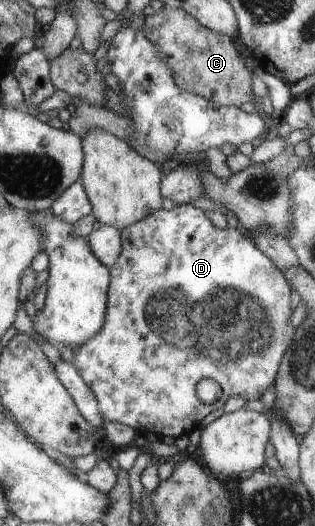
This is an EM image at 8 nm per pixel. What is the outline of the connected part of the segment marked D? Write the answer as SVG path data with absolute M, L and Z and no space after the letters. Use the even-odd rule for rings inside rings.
M178 203L175 204L171 210L166 210L163 208L158 209L156 210L156 212L151 212L148 216L145 216L142 220L139 220L138 222L127 226L126 228L123 228L121 231L121 239L122 244L120 256L118 256L116 264L113 264L109 268L111 281L107 292L108 298L107 310L105 312L105 324L103 327L100 327L100 330L93 337L90 337L89 339L86 339L82 344L79 344L77 346L77 350L76 348L72 350L75 361L71 366L69 366L69 368L72 368L80 373L80 376L84 379L85 384L88 385L89 389L94 393L101 418L105 421L116 421L125 424L126 426L133 428L137 432L137 434L140 435L147 435L150 434L150 432L154 432L159 439L162 439L164 436L166 436L166 438L177 439L180 436L187 436L188 434L192 433L193 430L198 428L198 424L200 424L200 421L207 414L210 414L210 412L214 410L218 410L218 408L222 408L223 405L226 404L226 400L228 400L230 396L242 396L242 398L246 398L246 400L260 399L264 392L266 392L266 390L268 390L268 388L270 388L270 386L275 383L275 378L277 376L277 372L279 371L279 364L281 363L282 357L287 351L287 348L290 346L292 337L295 332L295 327L289 319L293 313L292 306L290 305L290 292L292 292L291 286L288 284L284 273L280 271L279 268L272 262L272 260L270 260L270 258L268 258L255 245L251 234L243 230L241 227L237 227L235 229L231 227L226 227L225 229L215 228L212 225L210 219L208 219L208 216L206 216L206 212L204 212L202 209L193 207L190 204ZM203 378L211 378L212 380L216 380L216 382L218 382L218 384L220 384L221 386L222 396L220 397L220 400L217 400L214 404L205 405L203 402L200 402L200 400L198 400L198 397L196 396L196 383Z

